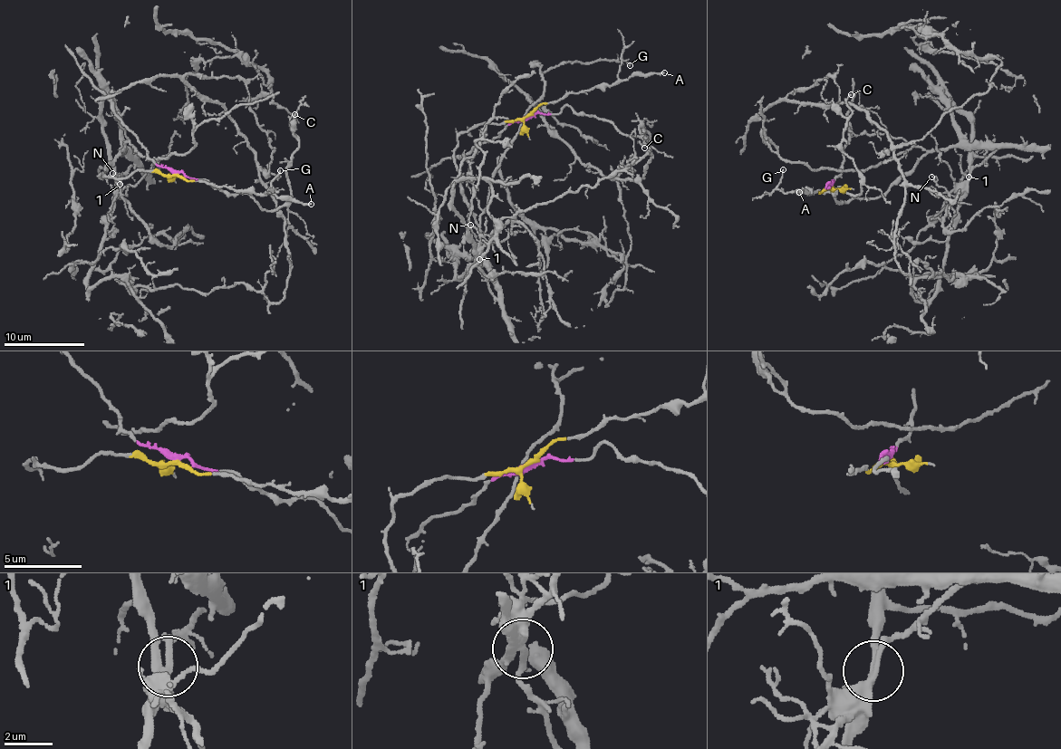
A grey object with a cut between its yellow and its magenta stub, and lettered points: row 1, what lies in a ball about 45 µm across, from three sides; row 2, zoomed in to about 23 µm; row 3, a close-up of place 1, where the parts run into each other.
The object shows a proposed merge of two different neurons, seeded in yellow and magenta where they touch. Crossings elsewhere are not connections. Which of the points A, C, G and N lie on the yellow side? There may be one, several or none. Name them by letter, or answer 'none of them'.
A, G, N

